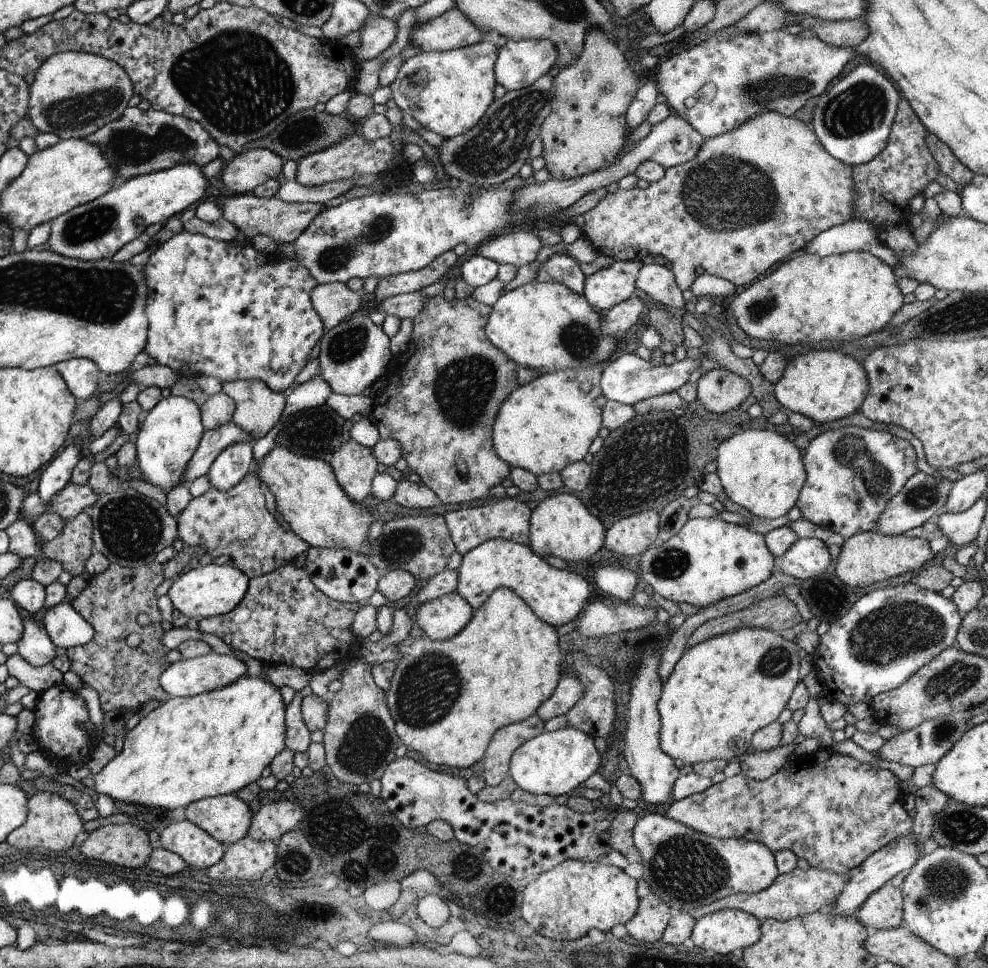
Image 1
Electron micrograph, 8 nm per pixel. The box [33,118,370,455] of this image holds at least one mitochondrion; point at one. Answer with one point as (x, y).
(131, 147)

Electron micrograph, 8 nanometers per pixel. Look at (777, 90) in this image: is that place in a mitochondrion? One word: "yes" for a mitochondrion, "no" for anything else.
yes

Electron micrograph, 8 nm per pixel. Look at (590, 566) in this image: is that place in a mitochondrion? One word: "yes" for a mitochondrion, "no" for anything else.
no

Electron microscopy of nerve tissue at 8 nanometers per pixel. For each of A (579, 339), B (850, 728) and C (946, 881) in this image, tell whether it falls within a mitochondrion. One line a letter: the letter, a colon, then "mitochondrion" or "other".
A: mitochondrion
B: other
C: mitochondrion

